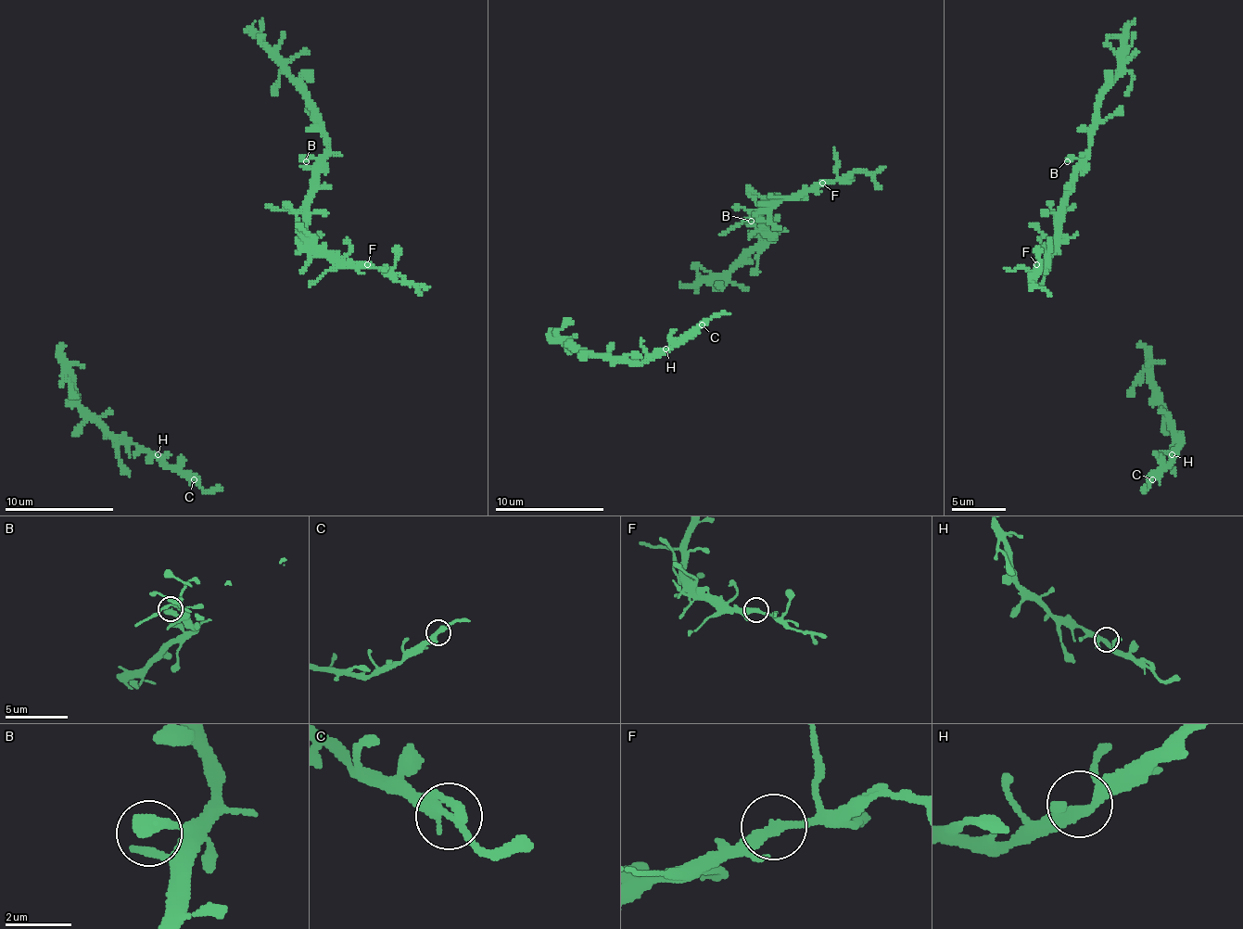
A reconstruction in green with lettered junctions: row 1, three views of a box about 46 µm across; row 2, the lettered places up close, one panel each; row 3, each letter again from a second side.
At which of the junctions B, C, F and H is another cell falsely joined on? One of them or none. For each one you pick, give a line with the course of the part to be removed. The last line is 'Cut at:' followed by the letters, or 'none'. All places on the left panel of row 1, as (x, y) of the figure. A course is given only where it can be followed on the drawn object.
Cut at: none

